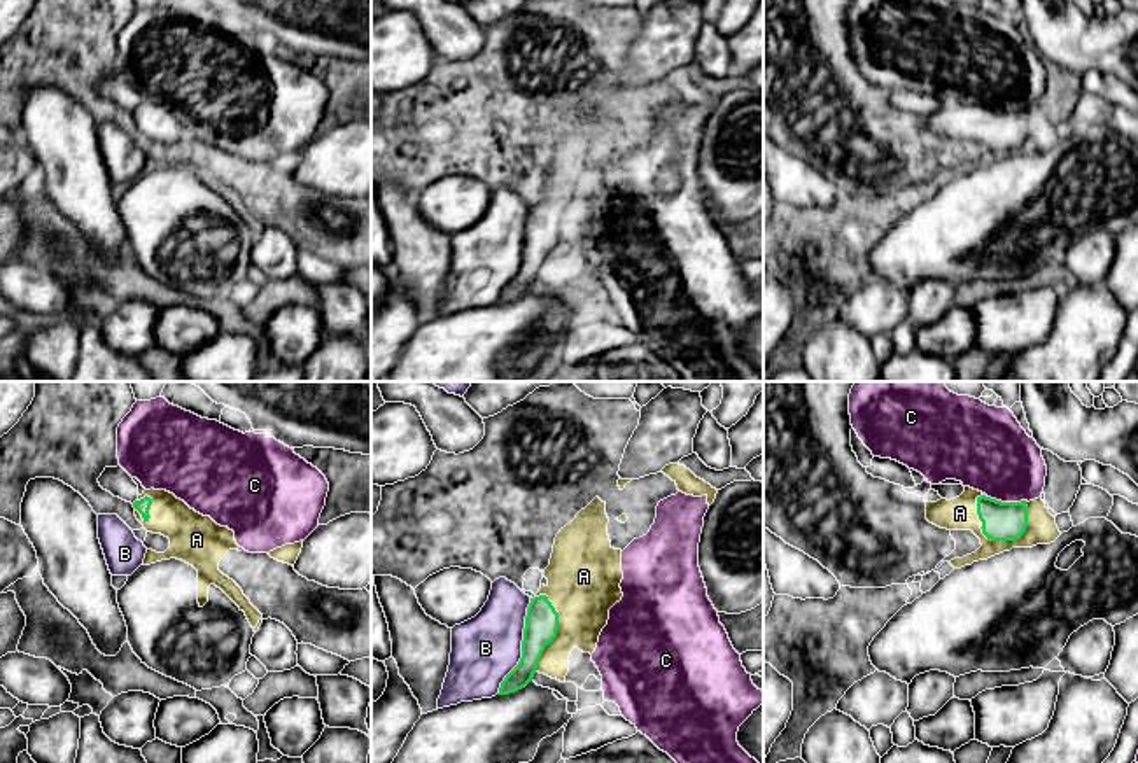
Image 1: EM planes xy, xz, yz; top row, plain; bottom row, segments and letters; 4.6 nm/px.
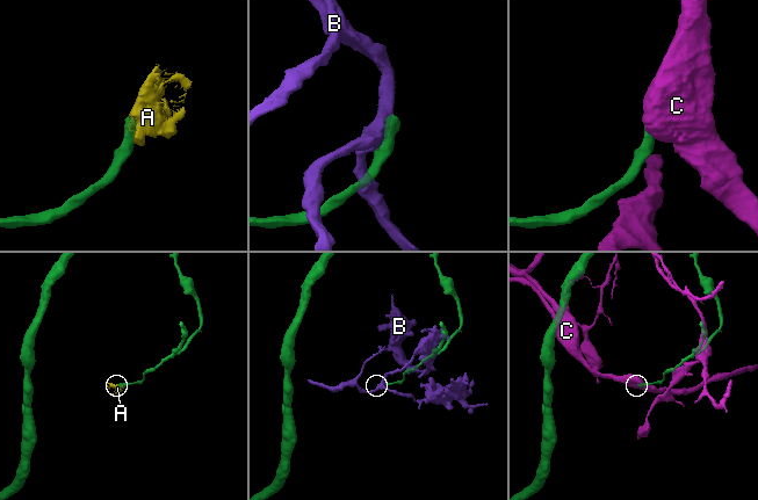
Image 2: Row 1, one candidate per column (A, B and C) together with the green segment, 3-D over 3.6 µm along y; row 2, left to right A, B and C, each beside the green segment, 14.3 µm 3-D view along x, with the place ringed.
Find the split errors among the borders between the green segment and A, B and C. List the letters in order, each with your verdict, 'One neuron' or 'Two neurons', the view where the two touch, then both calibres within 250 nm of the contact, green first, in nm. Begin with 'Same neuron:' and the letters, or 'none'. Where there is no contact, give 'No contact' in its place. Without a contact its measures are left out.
Same neuron: A
A: One neuron. Touches green in yz. Thickness 180 nm (green) against 150 nm
B: Two neurons. Touches green in xz. Thickness 160 nm (green) against 300 nm
C: Two neurons. Touches green in yz. Thickness 180 nm (green) against 360 nm

